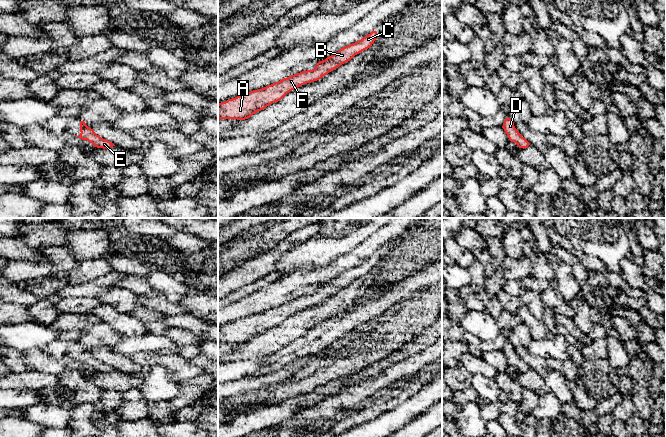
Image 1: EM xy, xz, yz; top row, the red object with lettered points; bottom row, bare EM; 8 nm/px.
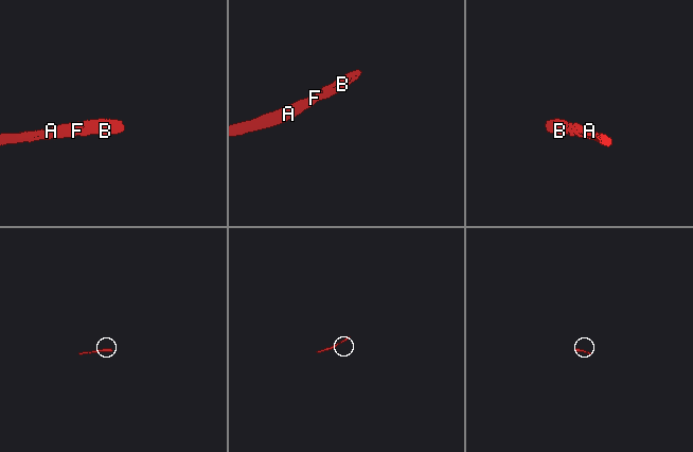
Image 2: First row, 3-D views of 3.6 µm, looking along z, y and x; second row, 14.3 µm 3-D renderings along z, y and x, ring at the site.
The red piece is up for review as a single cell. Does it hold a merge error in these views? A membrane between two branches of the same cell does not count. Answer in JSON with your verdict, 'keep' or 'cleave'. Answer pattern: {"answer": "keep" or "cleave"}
{"answer": "keep"}

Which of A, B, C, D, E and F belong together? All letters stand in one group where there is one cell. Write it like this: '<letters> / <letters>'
A B C D E F

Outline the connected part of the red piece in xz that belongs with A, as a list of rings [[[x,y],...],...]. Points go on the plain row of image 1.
[[[372,255],[361,264],[341,272],[337,277],[317,287],[314,293],[296,297],[262,313],[253,314],[218,328],[218,343],[245,344],[272,327],[280,325],[290,315],[321,303],[329,296],[370,272],[377,263]]]

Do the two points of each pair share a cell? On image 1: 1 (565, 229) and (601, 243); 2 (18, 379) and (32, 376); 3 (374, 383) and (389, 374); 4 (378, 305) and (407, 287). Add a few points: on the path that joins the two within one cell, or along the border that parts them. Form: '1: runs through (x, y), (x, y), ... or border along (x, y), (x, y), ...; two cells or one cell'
1: runs through (574, 229), (587, 229), (592, 234); one cell
2: runs through (21, 379), (29, 379); one cell
3: runs through (378, 383), (385, 378); one cell
4: runs through (385, 301), (400, 292); one cell

